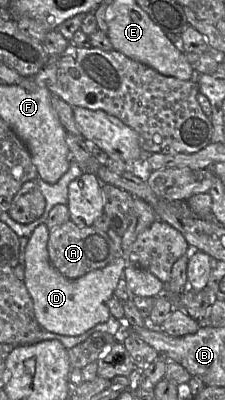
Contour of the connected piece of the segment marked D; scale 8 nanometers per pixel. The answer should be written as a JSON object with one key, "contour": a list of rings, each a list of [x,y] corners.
{"contour":[[[46,224],[38,225],[28,238],[25,248],[23,282],[32,299],[35,318],[42,329],[65,335],[79,336],[111,316],[108,302],[114,295],[119,280],[128,265],[125,257],[118,257],[103,268],[91,271],[77,279],[64,277],[50,262]]]}

